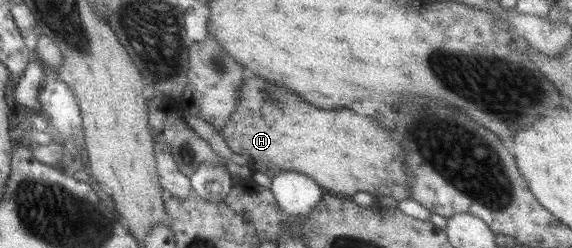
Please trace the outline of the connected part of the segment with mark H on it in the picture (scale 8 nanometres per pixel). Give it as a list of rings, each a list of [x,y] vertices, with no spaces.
[[[259,76],[243,80],[236,109],[219,132],[229,150],[235,154],[243,154],[252,170],[265,173],[269,178],[283,170],[295,170],[309,176],[326,192],[331,190],[349,198],[357,192],[373,194],[377,199],[391,197],[397,201],[409,197],[407,166],[403,164],[401,154],[403,150],[387,130],[383,130],[371,118],[359,116],[351,110],[319,110],[303,102],[303,98],[295,96],[295,92],[271,84]]]

